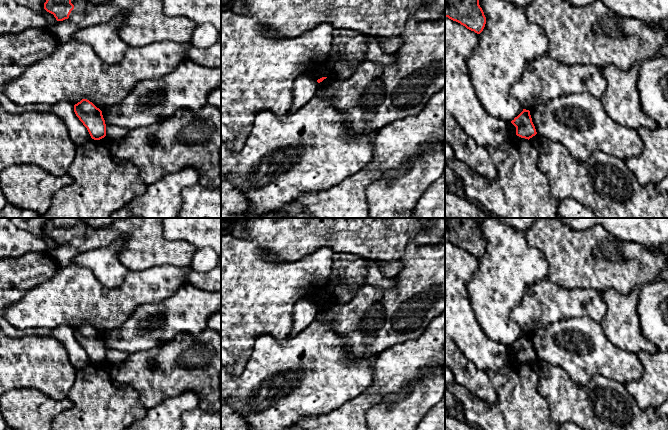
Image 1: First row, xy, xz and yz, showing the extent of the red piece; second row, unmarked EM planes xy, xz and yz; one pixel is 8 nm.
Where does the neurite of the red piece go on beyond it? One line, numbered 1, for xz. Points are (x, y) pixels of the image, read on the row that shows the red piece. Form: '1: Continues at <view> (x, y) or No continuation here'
1: No continuation here

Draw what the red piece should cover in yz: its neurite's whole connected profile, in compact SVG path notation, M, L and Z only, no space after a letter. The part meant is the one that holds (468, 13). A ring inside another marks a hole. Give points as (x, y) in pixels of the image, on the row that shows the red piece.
M445 0L445 17L477 34L483 31L486 24L479 0Z

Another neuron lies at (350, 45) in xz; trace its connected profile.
M334 29L332 36L330 52L313 63L304 74L315 81L322 77L331 77L335 64L341 59L352 65L365 61L367 36L355 30L345 29Z

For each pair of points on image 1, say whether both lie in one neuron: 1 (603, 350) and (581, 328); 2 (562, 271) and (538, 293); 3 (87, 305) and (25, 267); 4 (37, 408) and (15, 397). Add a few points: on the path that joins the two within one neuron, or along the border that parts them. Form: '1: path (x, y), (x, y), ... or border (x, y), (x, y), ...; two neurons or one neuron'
1: path (597, 344), (592, 339), (592, 336), (587, 333); one neuron
2: border (547, 277), (560, 286), (573, 289); two neurons
3: border (58, 267), (49, 279), (32, 287), (26, 293); two neurons
4: path (32, 408), (26, 408), (20, 402); one neuron

